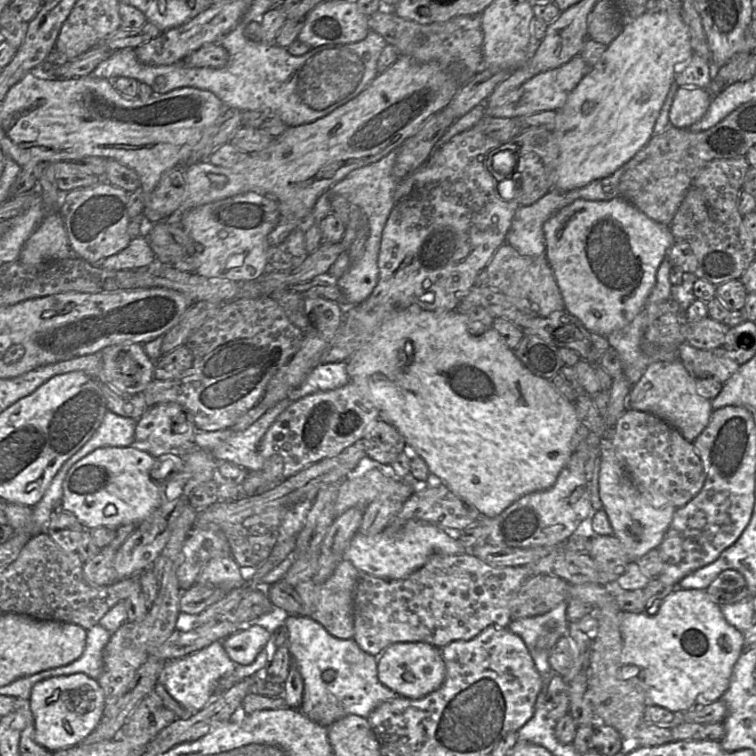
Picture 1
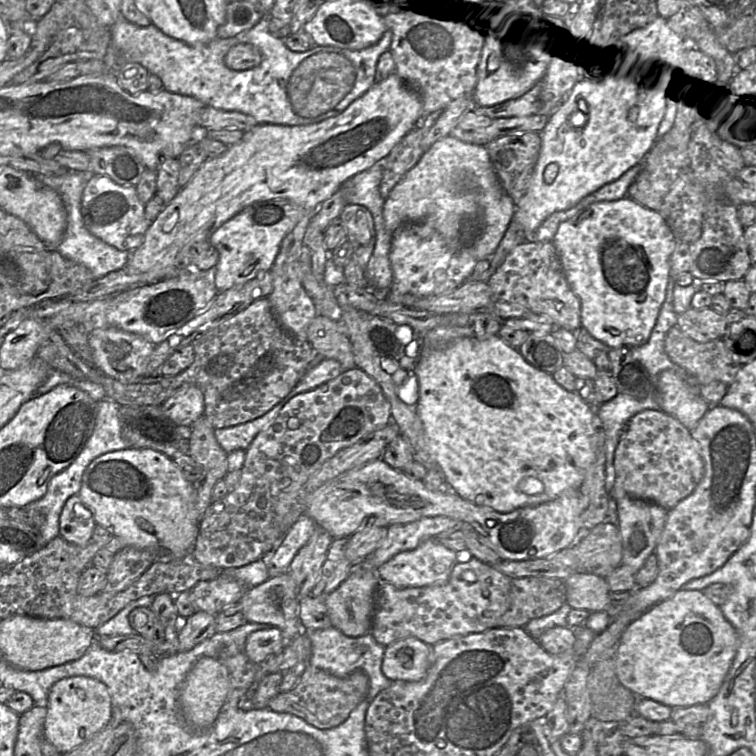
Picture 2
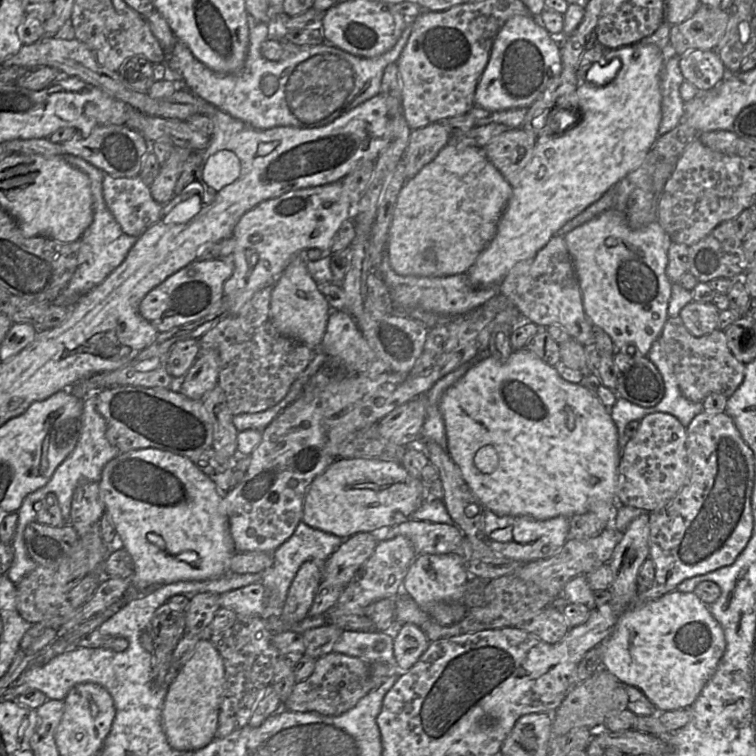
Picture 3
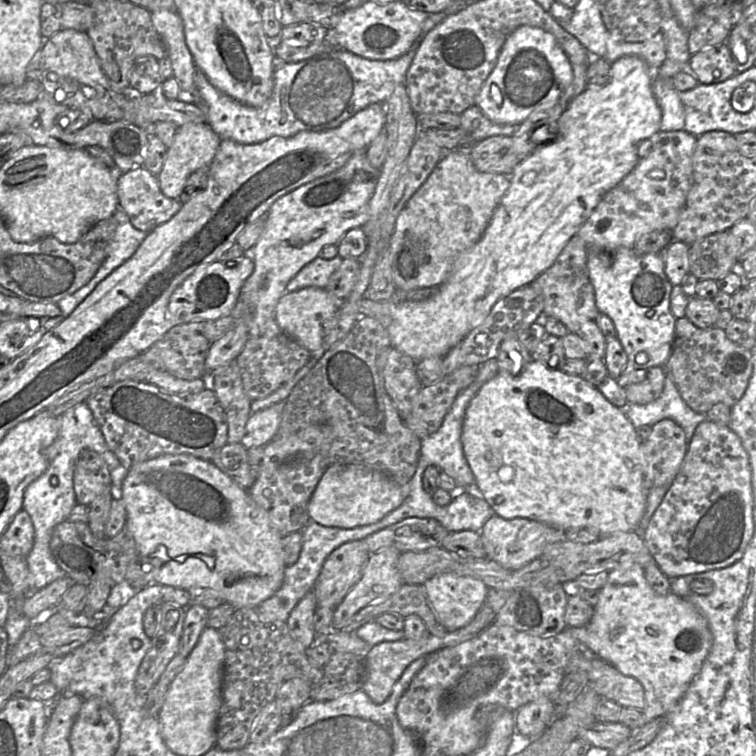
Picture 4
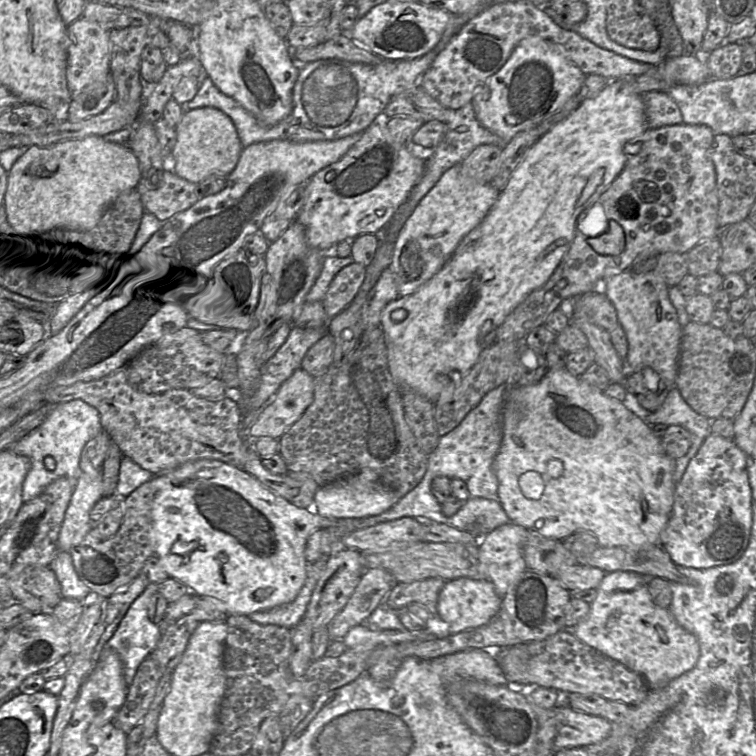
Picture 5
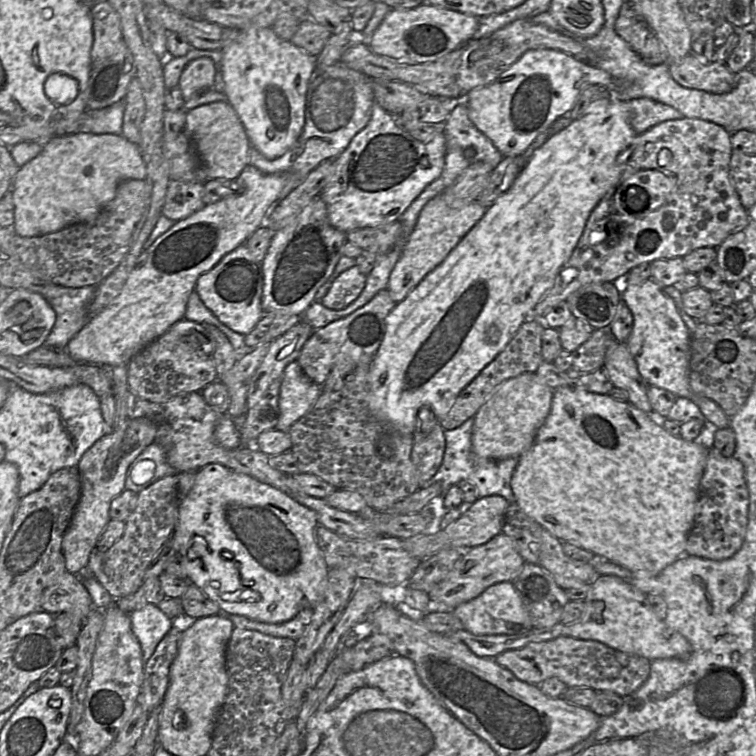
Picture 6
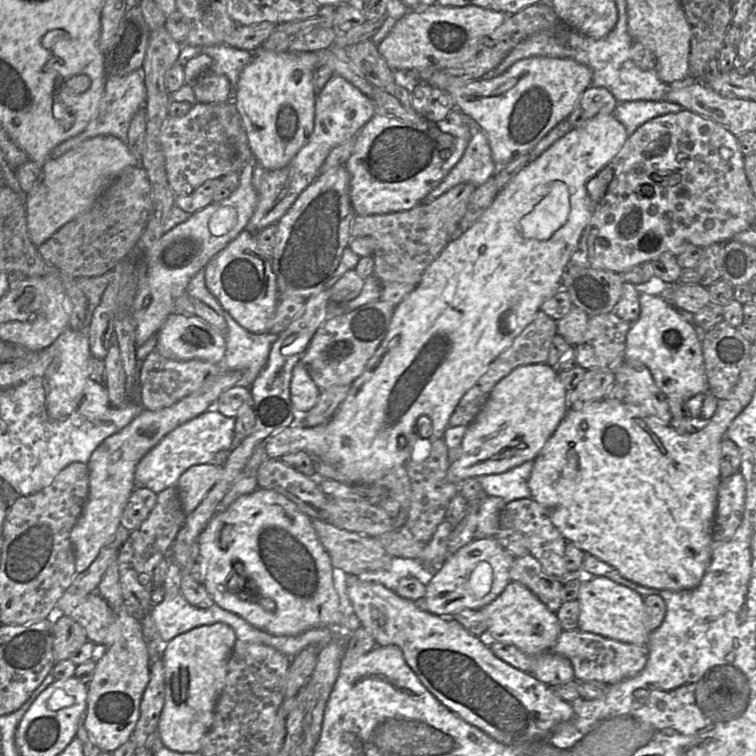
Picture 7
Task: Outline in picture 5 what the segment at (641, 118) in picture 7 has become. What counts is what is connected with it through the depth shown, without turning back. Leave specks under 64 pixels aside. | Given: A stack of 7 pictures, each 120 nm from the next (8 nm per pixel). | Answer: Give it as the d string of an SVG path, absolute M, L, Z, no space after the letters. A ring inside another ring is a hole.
M650 91L643 94L642 99L649 129L684 123L677 103L667 92Z

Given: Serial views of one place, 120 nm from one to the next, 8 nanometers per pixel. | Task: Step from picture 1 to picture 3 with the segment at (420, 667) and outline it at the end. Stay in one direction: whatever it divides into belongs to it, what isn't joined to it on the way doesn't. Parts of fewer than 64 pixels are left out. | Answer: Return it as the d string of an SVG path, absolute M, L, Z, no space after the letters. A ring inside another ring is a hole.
M412 623L398 626L392 634L395 665L399 671L407 671L419 660L430 641L422 628Z

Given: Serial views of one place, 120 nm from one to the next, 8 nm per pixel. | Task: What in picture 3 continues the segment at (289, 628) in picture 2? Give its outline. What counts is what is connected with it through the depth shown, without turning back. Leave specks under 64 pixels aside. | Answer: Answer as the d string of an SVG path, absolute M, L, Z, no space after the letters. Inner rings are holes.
M261 581L220 594L219 603L221 607L226 607L235 611L237 615L256 615L268 618L273 614L279 613L277 611L270 611L266 606L266 592Z

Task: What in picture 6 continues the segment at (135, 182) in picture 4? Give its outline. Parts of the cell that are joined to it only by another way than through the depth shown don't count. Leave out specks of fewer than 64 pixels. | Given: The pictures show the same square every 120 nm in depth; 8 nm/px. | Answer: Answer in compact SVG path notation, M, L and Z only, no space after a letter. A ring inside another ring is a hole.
M170 179L161 215L177 222L201 209L203 184Z

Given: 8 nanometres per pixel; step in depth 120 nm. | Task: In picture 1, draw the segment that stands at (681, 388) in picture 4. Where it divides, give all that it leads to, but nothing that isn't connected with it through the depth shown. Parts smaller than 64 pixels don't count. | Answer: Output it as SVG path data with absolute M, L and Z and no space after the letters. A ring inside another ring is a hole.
M683 342L678 347L678 356L696 378L714 377L722 383L726 382L740 366L723 346L702 350Z

